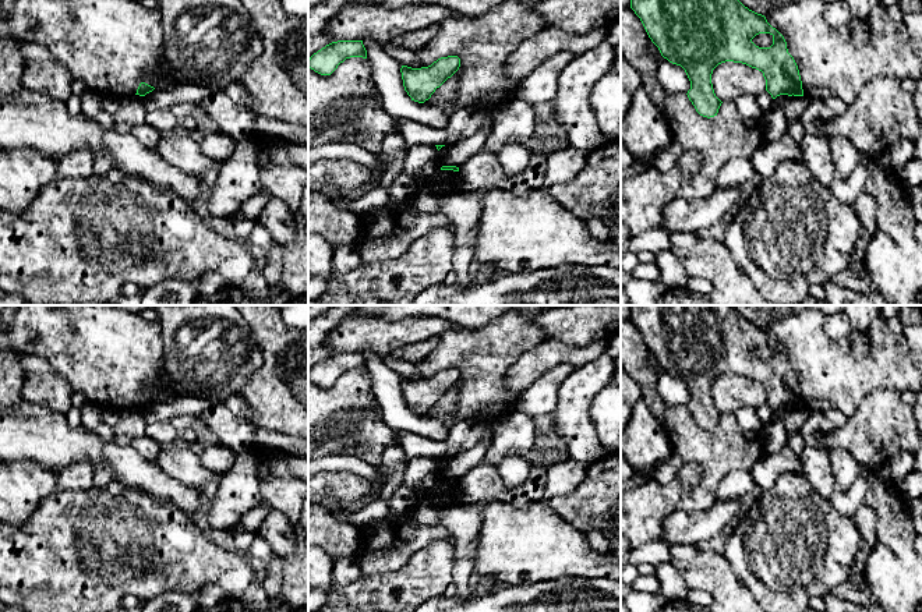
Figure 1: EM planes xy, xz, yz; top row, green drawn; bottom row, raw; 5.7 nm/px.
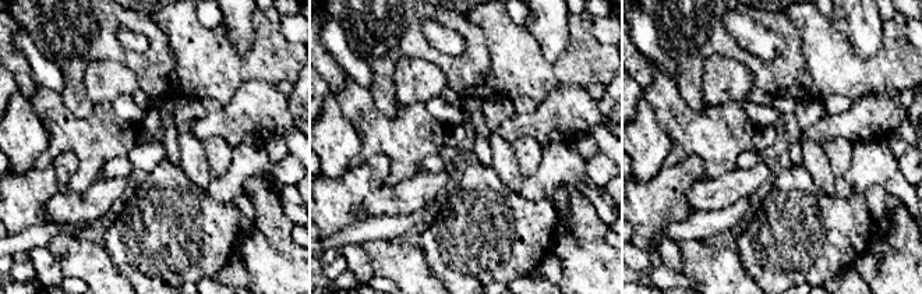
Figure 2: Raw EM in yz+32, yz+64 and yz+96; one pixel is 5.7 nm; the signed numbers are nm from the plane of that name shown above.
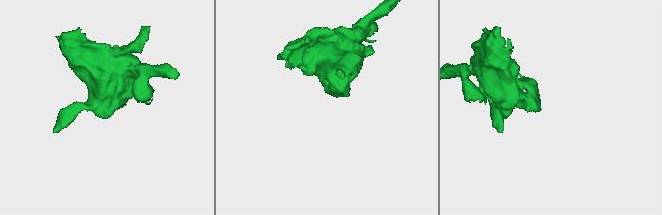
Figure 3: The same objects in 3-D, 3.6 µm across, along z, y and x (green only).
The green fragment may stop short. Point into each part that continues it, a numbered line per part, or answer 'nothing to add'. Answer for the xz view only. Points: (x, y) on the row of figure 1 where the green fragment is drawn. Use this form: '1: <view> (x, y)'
nothing to add

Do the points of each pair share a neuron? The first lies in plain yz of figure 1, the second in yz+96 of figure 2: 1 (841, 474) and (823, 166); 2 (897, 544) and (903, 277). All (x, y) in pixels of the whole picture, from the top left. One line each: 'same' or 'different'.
1: different
2: same

